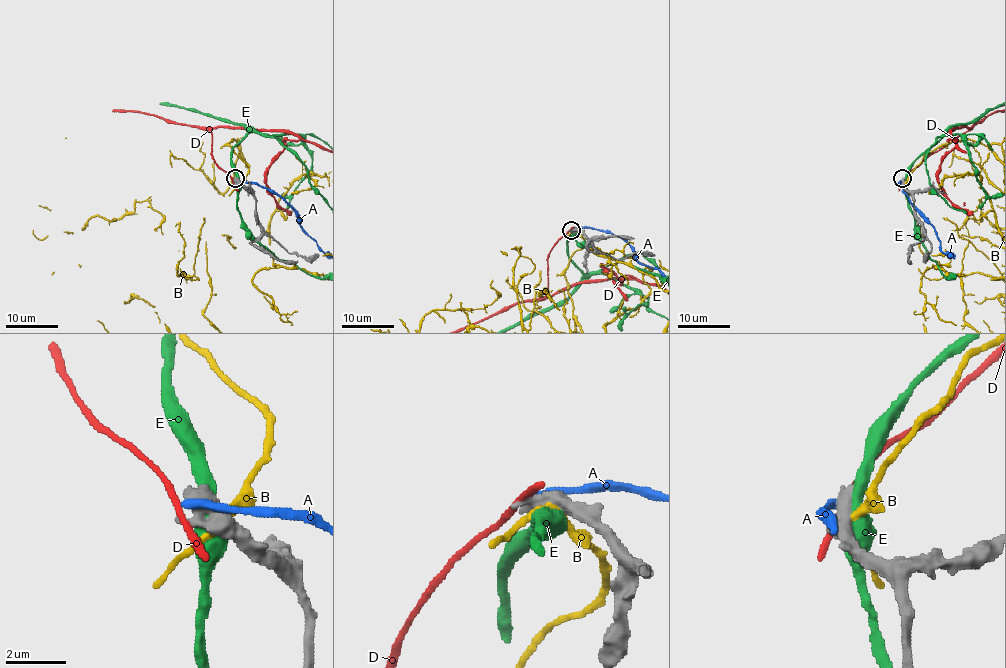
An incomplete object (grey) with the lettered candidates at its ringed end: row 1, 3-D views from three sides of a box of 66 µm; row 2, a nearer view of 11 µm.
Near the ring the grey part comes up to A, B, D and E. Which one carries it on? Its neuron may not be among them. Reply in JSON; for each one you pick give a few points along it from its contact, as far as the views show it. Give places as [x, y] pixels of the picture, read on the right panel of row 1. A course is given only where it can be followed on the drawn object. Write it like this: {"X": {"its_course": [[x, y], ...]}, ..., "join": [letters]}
{"join": []}

